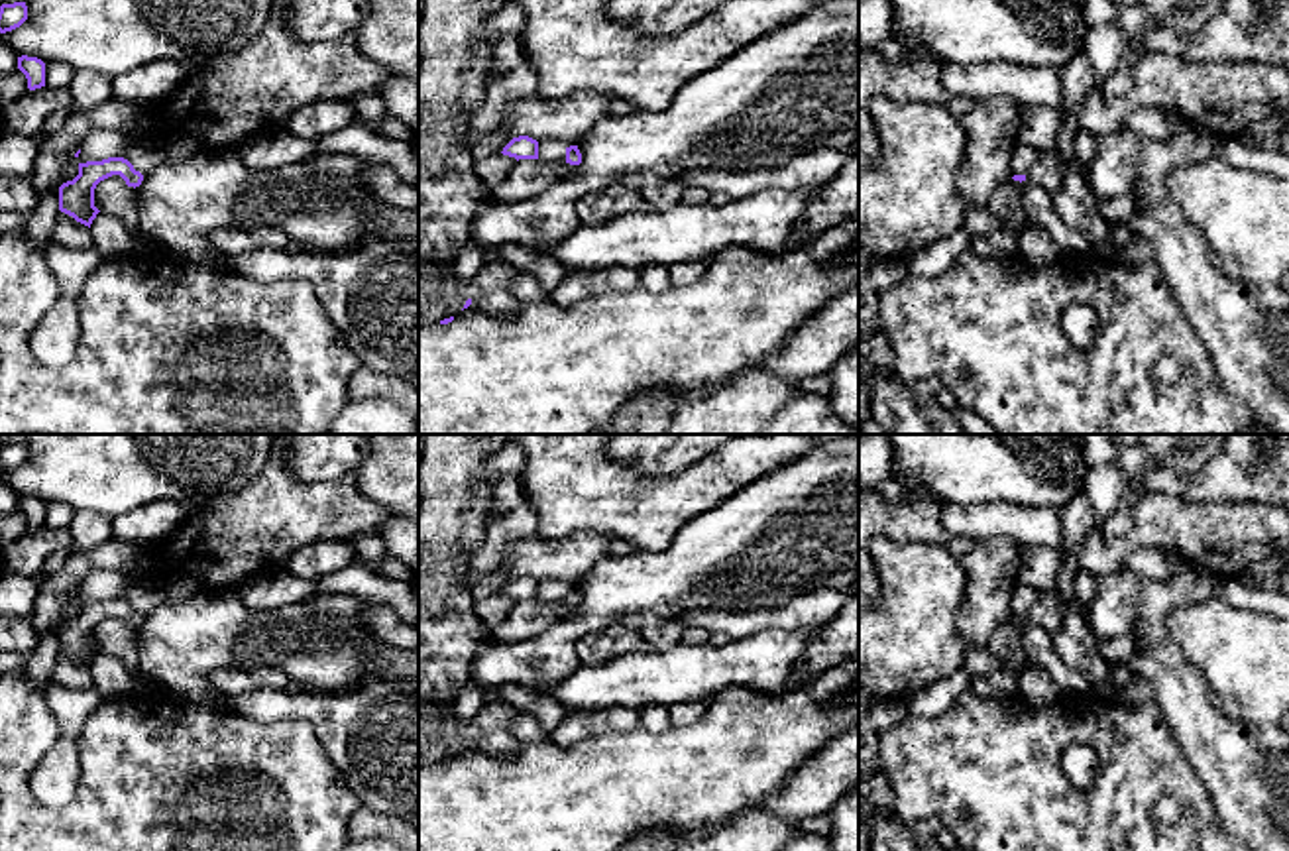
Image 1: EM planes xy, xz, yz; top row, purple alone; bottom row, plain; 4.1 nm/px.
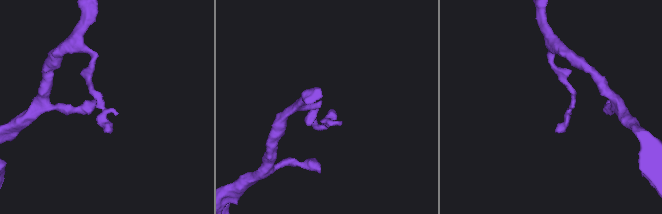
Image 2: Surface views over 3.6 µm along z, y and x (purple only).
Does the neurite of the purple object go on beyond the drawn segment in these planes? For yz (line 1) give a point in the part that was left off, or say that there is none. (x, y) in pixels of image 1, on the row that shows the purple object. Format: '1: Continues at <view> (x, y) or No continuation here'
1: No continuation here

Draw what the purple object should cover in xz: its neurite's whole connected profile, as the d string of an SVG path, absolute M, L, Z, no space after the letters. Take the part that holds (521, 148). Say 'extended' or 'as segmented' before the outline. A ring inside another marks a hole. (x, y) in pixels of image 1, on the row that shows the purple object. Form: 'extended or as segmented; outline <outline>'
as segmented; outline M529 136L513 138L501 151L503 155L519 159L538 159L538 142Z

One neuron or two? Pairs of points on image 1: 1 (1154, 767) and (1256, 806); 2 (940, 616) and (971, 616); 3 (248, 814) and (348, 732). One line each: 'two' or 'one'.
1: two
2: two
3: two

